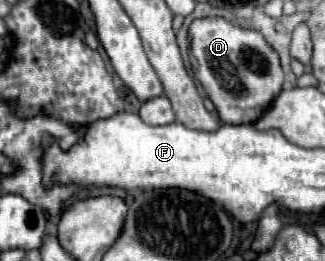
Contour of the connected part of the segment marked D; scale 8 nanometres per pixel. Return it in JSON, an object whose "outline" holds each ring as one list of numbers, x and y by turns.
{"outline":[[224,17,194,19,190,29,190,65,224,123,256,121,282,91,284,73,278,53,254,29,242,29]]}

